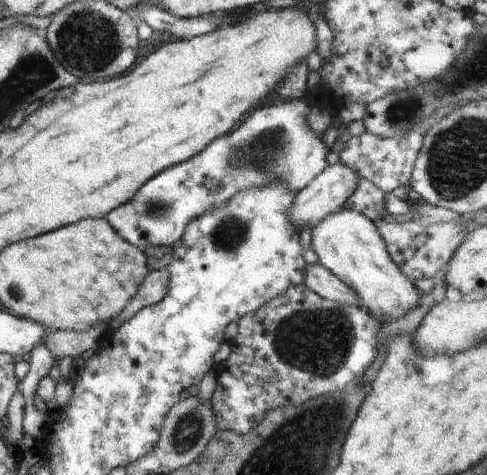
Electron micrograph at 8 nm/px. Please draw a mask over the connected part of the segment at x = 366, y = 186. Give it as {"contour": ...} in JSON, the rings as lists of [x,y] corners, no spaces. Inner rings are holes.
{"contour":[[[359,178],[359,184],[353,196],[343,205],[342,209],[360,212],[370,221],[376,222],[387,213],[384,204],[385,193],[370,180]]]}

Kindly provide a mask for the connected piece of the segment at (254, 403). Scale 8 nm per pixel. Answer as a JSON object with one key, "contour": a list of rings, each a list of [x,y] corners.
{"contour":[[[304,284],[291,287],[281,296],[270,300],[267,304],[263,304],[263,306],[260,306],[256,312],[248,314],[238,321],[238,334],[236,334],[236,338],[226,340],[227,344],[230,345],[232,352],[230,352],[230,356],[216,368],[216,391],[210,400],[217,429],[247,434],[252,428],[255,428],[259,424],[259,421],[263,418],[264,414],[270,410],[290,404],[298,405],[309,399],[343,390],[352,380],[364,377],[379,356],[380,346],[377,338],[378,330],[380,330],[380,322],[378,322],[372,315],[369,315],[368,312],[362,310],[362,308],[328,301],[327,299],[318,296],[318,294],[311,292]]]}

